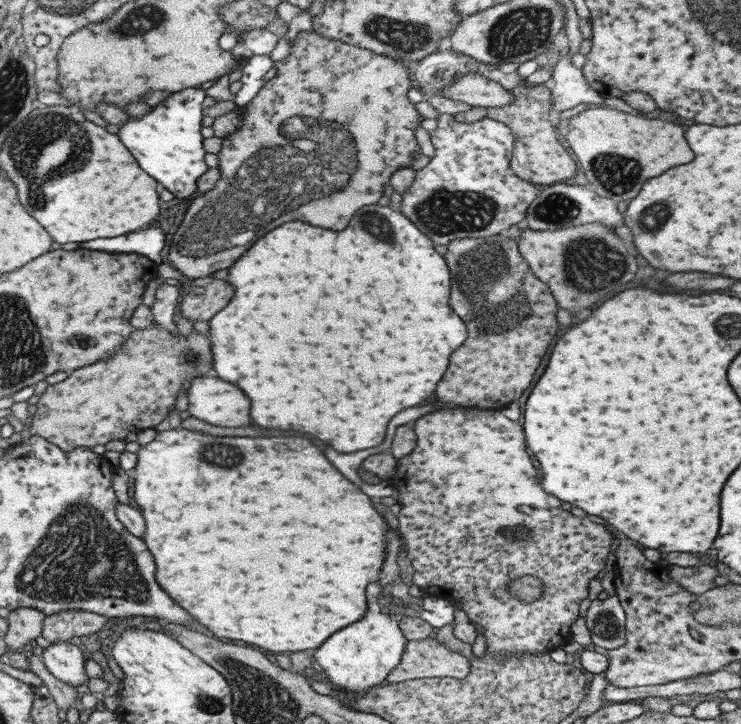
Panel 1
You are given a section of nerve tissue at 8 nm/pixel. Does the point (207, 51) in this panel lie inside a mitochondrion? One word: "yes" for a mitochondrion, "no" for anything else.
no

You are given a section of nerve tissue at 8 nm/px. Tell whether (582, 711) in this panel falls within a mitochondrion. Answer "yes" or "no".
no

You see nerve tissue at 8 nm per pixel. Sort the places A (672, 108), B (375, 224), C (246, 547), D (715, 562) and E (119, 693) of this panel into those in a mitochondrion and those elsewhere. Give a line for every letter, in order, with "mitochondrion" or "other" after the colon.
A: other
B: mitochondrion
C: other
D: other
E: other

